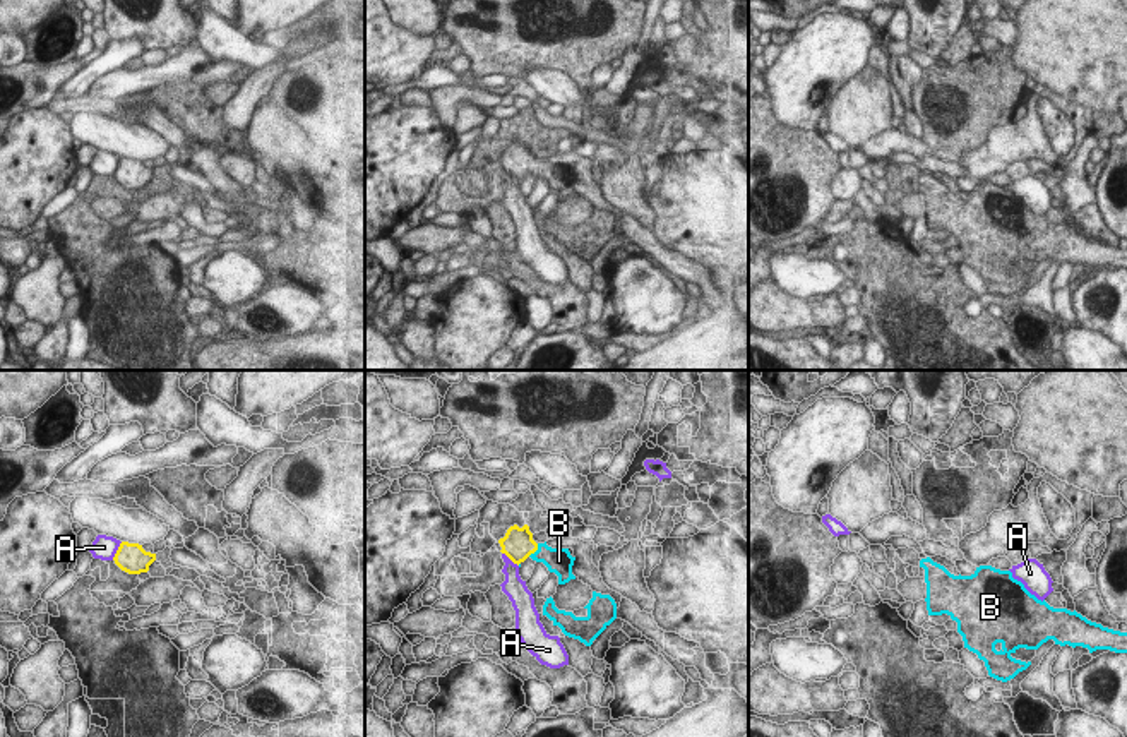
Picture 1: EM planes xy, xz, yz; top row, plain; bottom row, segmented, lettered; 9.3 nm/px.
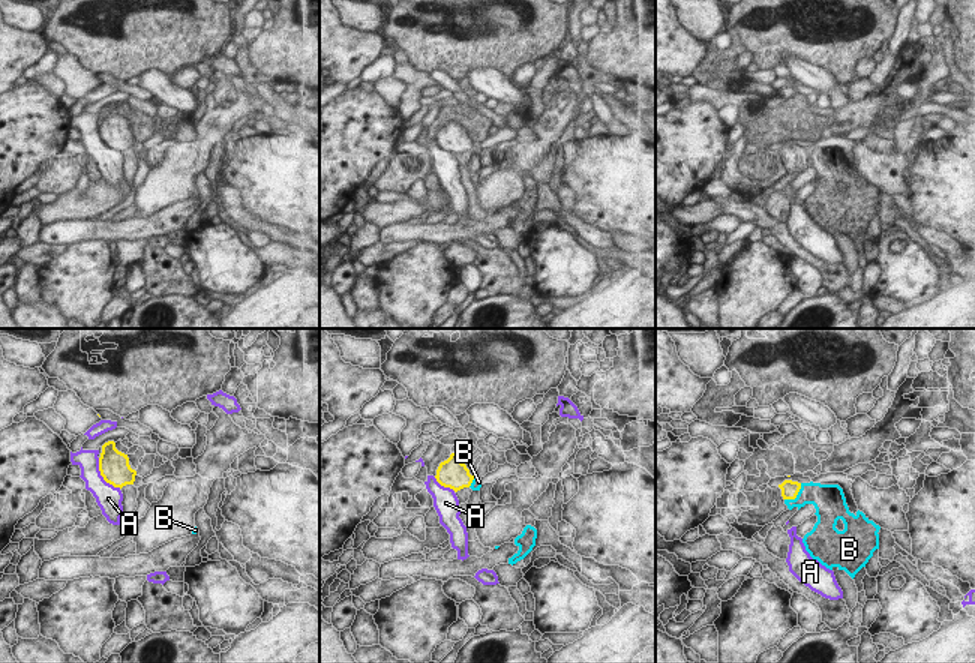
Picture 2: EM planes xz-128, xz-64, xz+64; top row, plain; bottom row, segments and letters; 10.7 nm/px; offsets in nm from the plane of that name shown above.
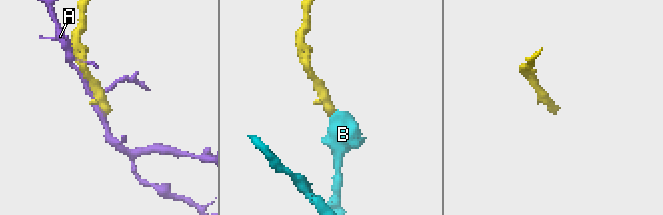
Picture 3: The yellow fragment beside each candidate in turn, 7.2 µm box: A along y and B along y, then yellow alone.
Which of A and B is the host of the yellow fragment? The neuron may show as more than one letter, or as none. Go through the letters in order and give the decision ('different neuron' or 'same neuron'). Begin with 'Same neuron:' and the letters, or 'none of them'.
Same neuron: B
A: different neuron
B: same neuron

